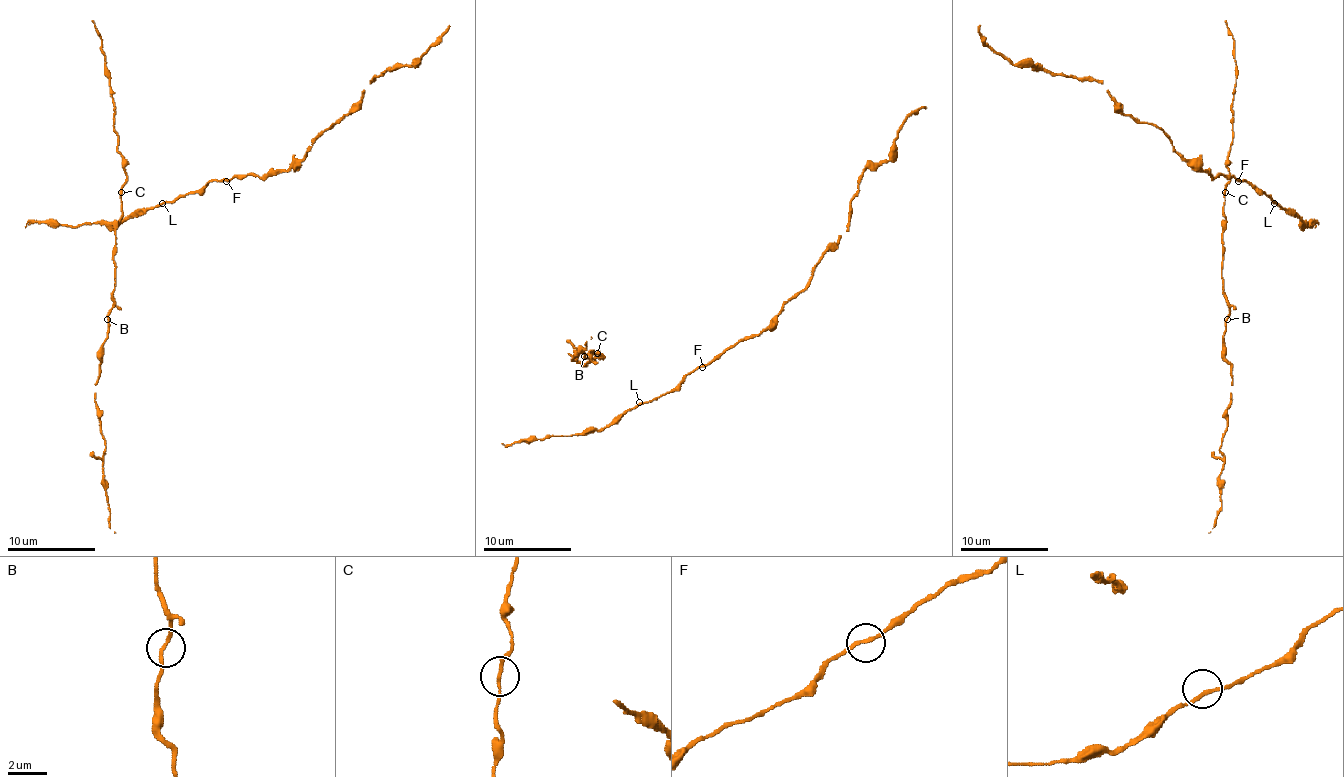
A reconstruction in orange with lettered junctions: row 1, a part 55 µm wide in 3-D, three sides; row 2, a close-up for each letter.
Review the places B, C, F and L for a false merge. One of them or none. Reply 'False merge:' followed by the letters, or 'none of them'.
False merge: none of them

